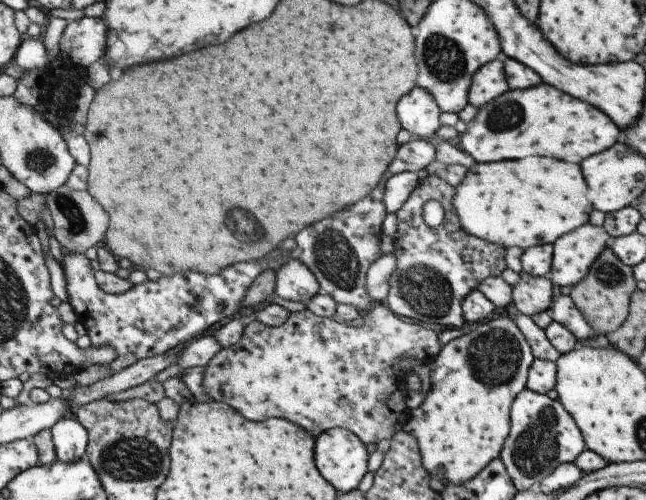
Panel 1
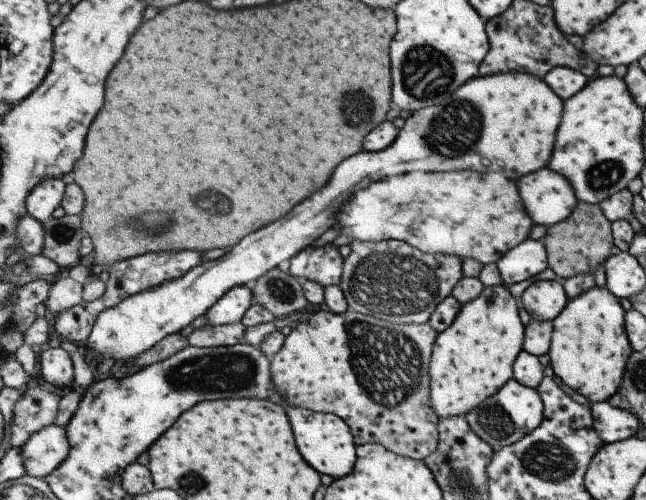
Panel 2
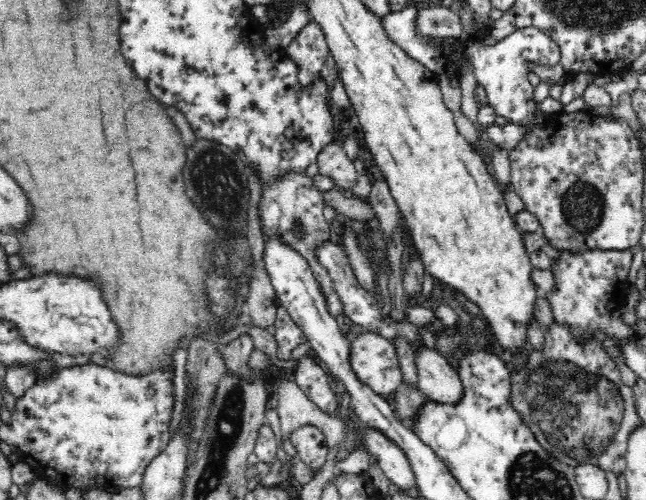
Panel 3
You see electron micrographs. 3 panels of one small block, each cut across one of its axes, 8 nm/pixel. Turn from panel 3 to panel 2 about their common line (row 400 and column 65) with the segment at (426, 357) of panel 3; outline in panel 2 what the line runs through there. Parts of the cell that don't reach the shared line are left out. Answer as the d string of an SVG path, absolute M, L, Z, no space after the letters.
M53 424L37 431L21 448L26 474L42 479L49 476L61 466L70 450L65 427Z

